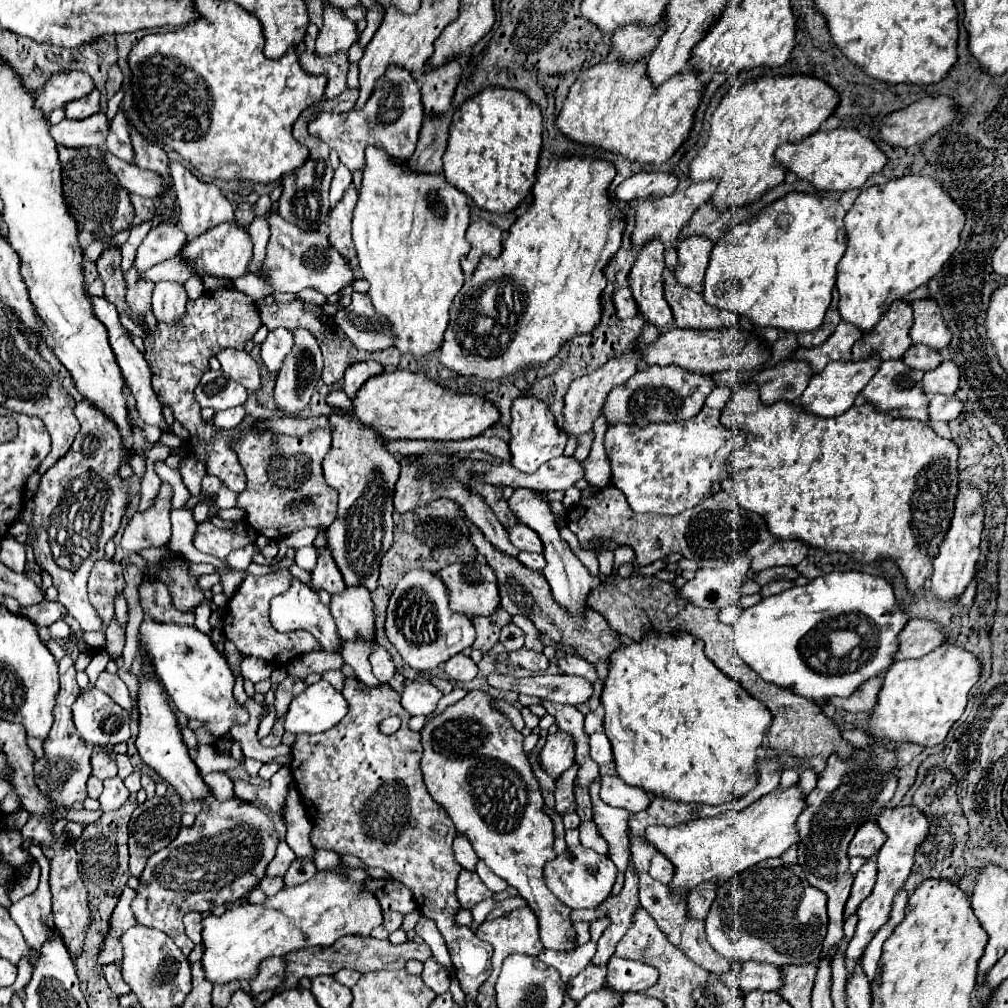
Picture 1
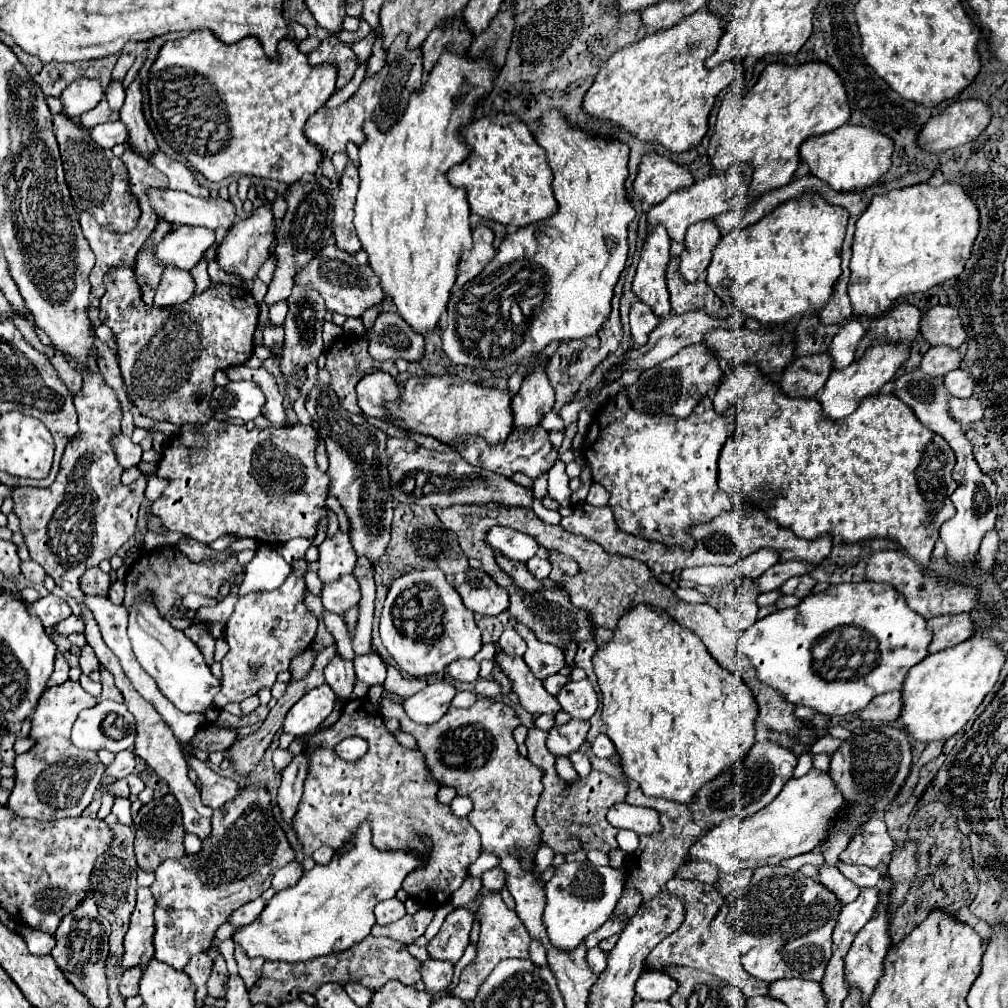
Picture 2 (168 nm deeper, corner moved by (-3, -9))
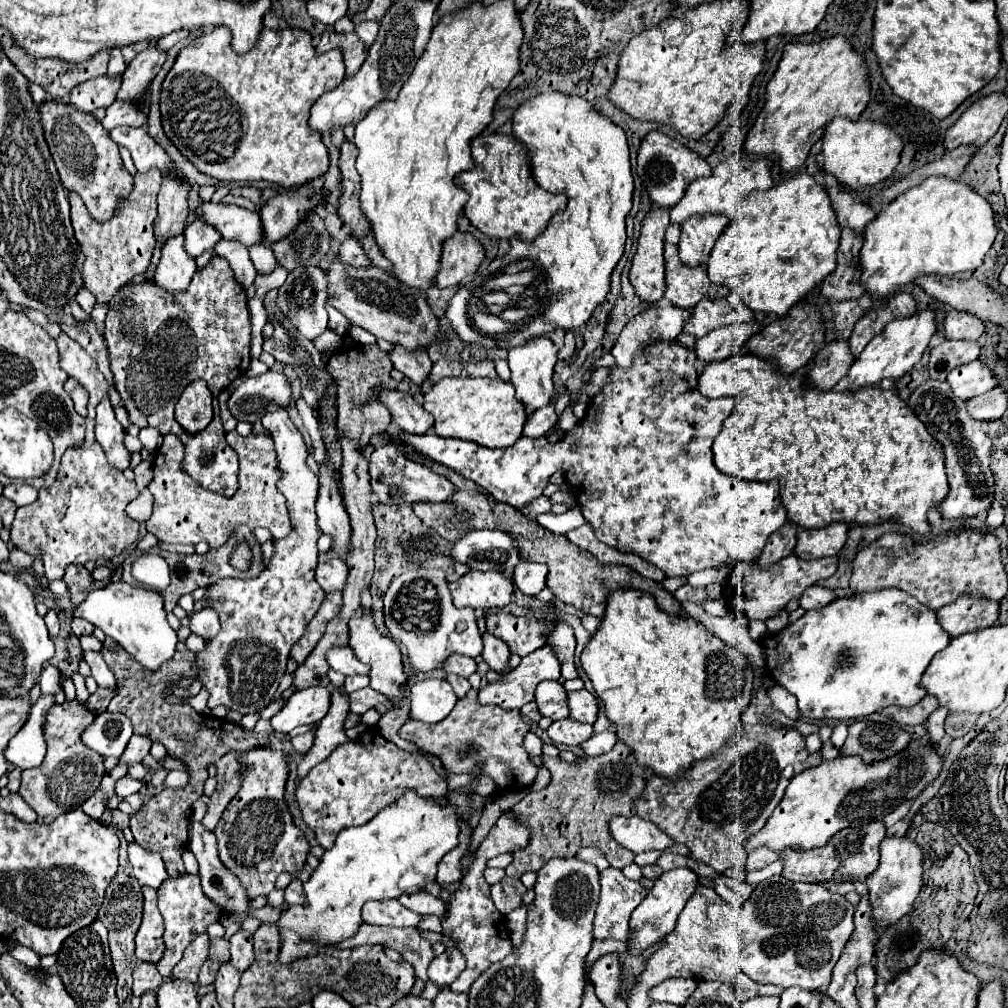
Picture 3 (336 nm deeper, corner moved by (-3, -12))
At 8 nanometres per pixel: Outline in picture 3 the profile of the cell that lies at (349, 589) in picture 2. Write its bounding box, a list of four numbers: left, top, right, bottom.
[316,553,348,591]

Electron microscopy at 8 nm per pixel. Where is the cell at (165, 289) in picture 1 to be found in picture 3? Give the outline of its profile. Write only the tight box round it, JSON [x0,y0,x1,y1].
[154,237,196,293]

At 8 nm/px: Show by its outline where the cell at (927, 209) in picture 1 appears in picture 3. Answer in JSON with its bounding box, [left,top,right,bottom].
[860,177,994,297]

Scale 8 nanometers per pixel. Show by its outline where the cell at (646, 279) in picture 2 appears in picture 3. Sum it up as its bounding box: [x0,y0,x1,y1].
[628,207,670,305]

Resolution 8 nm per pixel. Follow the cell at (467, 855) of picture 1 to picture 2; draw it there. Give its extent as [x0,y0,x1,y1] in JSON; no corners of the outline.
[468,854,498,878]

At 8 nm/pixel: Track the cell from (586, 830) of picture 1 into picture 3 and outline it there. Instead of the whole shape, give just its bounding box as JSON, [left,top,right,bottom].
[594,867,648,941]

